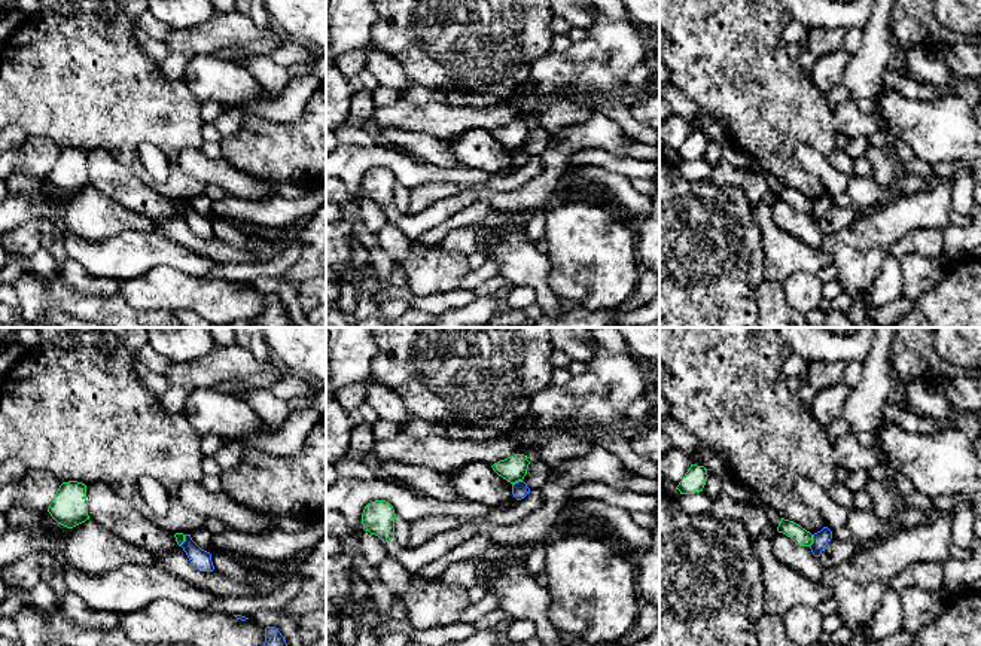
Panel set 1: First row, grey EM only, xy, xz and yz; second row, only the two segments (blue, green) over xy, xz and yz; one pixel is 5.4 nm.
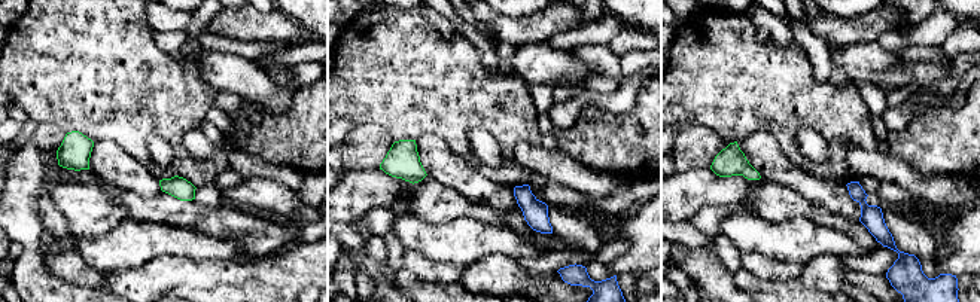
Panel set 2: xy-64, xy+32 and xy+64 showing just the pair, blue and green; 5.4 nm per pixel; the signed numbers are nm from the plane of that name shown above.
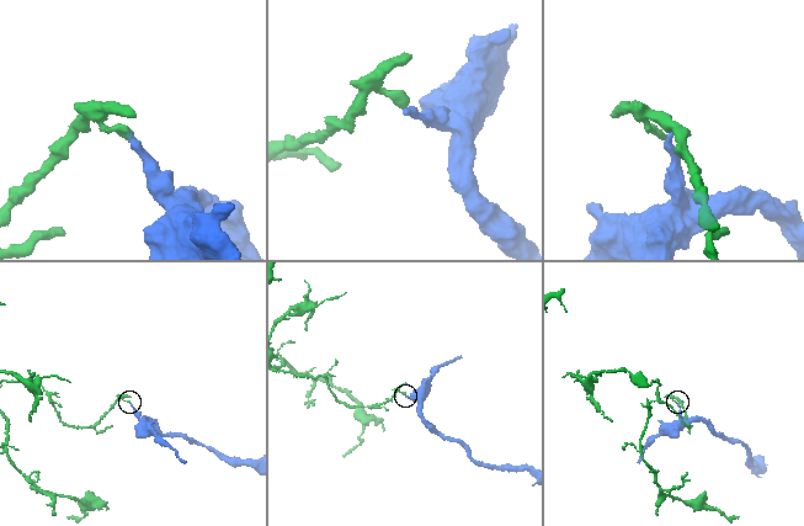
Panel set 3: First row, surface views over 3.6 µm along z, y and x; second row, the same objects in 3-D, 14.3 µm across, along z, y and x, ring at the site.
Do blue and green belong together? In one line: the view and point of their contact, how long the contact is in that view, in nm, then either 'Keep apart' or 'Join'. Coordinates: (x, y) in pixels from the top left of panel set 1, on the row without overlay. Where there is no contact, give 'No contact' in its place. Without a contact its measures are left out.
Touches blue at yz (813, 207). Shared border 70 nm. Keep apart

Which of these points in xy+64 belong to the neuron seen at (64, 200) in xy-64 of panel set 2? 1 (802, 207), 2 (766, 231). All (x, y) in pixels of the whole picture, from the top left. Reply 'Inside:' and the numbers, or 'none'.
Inside: 1

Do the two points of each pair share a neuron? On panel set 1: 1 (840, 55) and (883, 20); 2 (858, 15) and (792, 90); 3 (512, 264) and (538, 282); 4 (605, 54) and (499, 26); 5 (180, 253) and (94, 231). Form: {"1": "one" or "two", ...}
{"1": "two", "2": "two", "3": "one", "4": "two", "5": "two"}

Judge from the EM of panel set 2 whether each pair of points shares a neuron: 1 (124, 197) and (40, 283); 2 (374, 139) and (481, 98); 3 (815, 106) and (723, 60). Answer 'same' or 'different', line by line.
1: different
2: different
3: same

